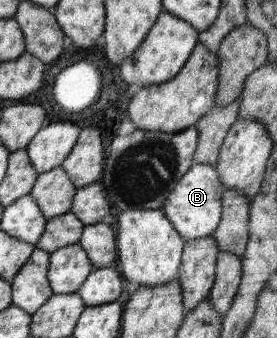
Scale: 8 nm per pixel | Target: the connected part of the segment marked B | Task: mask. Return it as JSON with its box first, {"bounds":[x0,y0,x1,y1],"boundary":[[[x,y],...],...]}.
{"bounds":[162,163,224,241],"boundary":[[[194,163],[173,187],[162,210],[185,241],[211,236],[221,221],[221,195],[224,190],[215,167],[207,163]]]}

